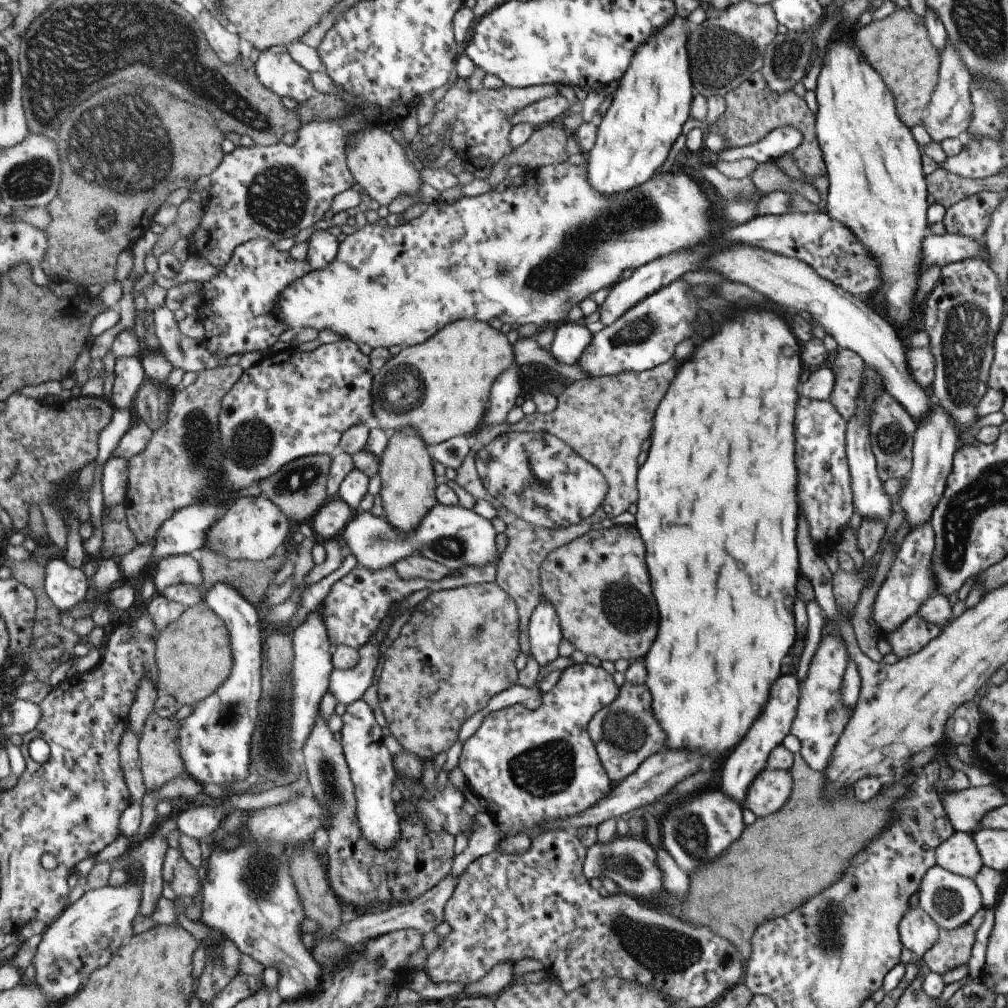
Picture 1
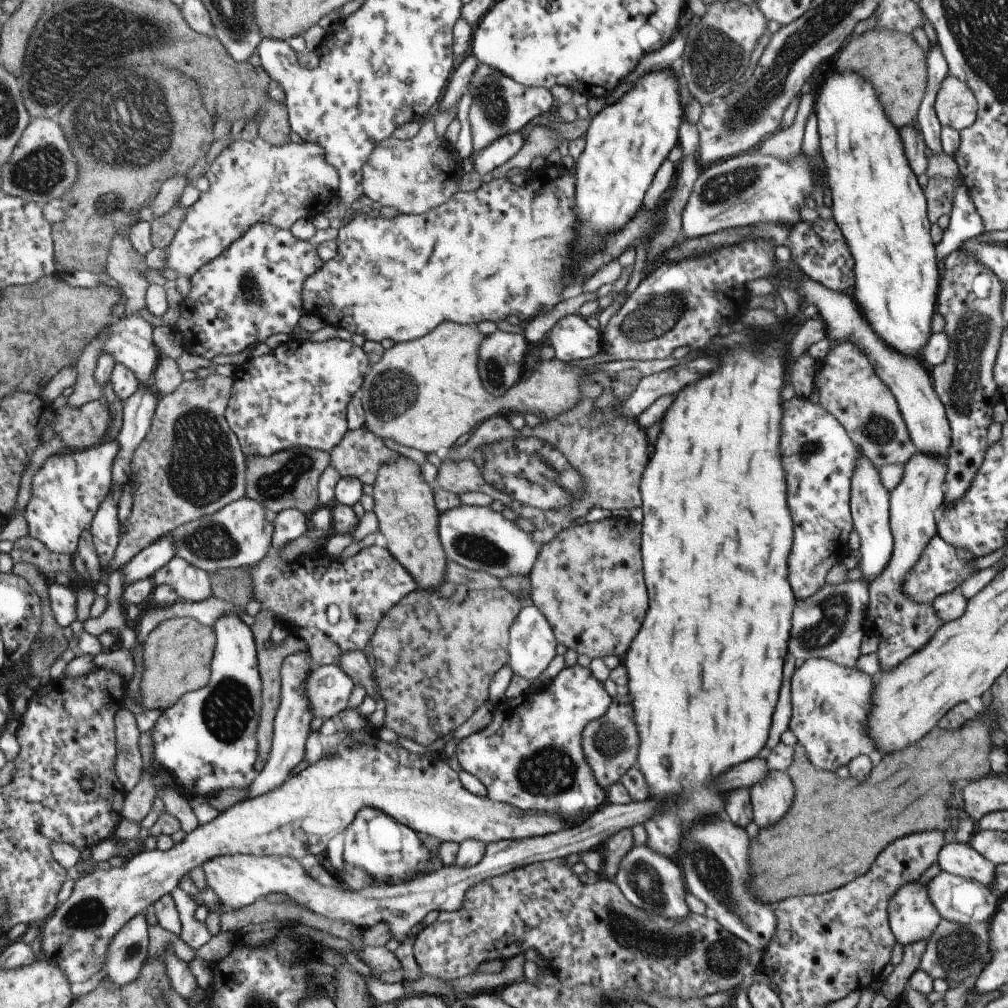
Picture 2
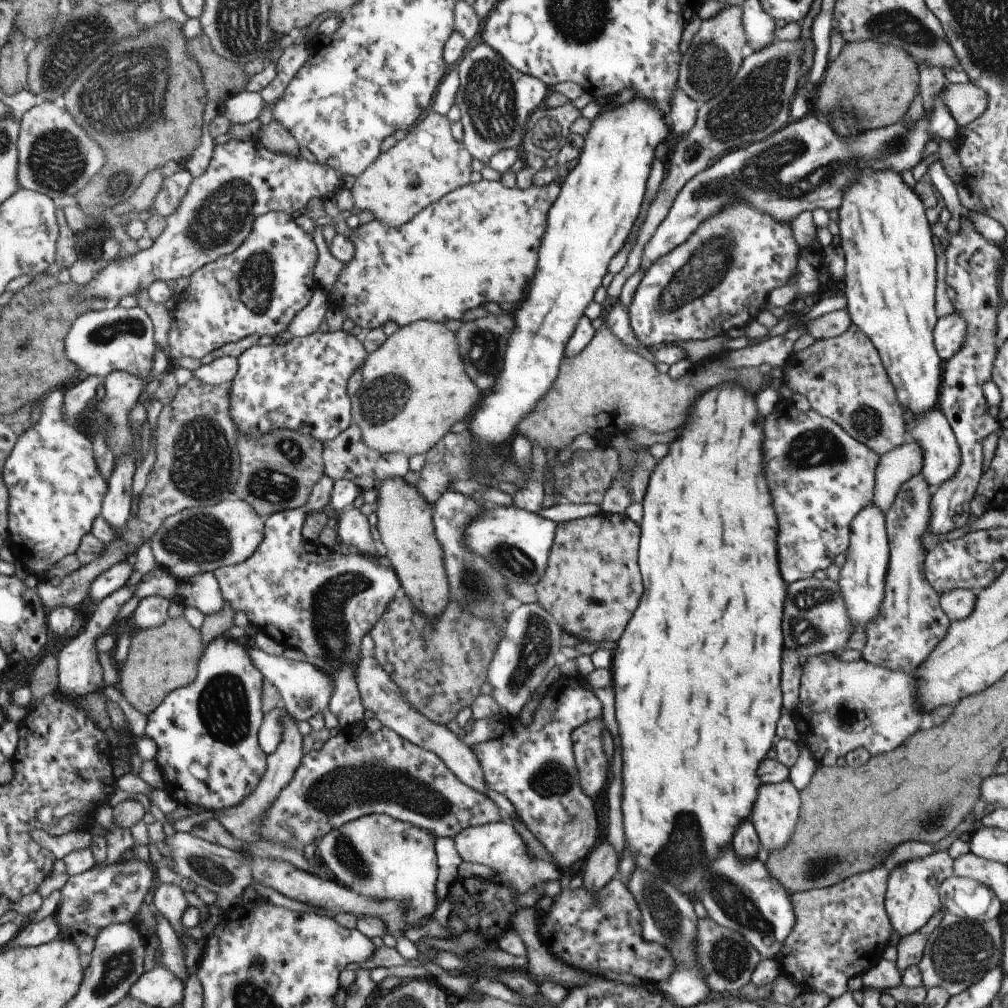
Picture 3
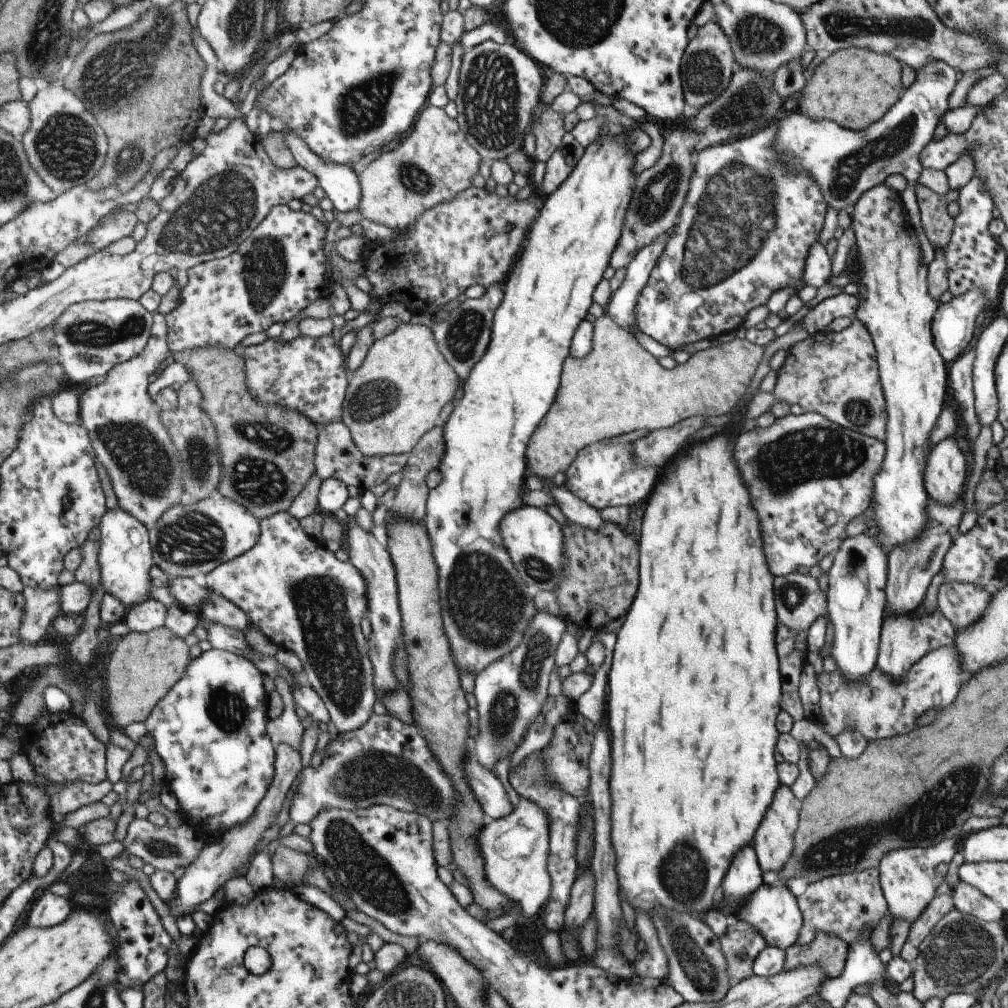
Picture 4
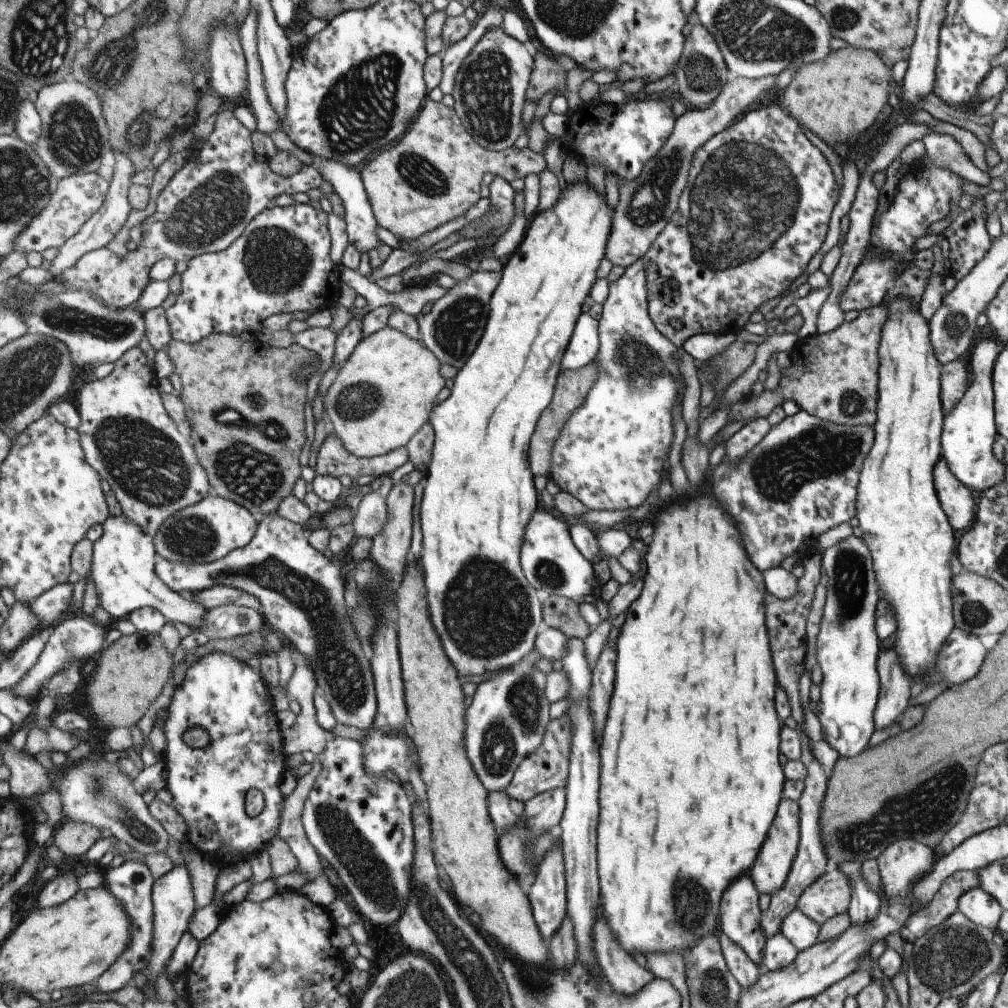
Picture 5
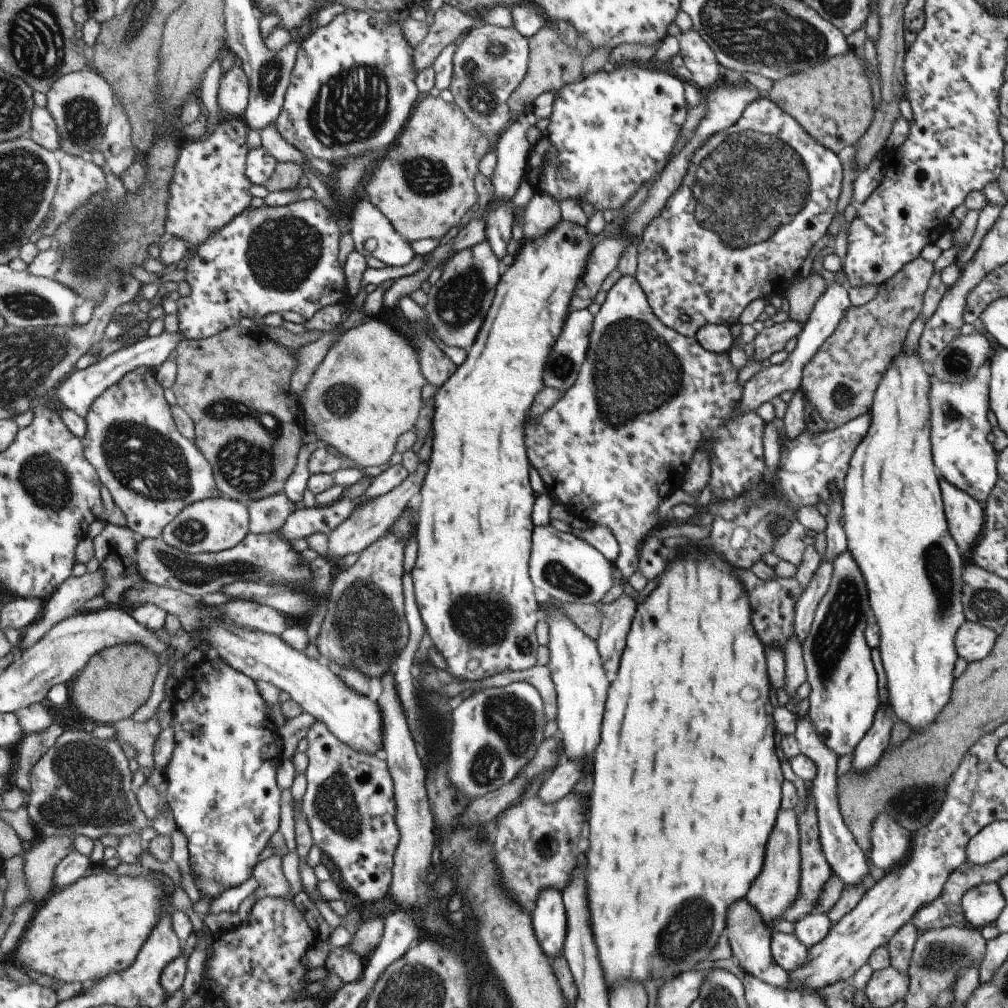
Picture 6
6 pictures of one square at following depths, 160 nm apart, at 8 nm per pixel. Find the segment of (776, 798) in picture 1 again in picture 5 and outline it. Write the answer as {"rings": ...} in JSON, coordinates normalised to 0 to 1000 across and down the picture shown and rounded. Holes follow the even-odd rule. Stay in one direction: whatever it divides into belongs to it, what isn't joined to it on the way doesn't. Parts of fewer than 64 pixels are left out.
{"rings":[[[775,792],[771,800],[769,811],[765,819],[757,833],[751,850],[744,863],[741,865],[747,879],[749,879],[749,885],[752,889],[755,887],[762,887],[767,889],[769,885],[773,885],[773,881],[777,881],[777,875],[781,871],[785,855],[787,855],[790,841],[793,834],[793,804],[789,795],[779,794]]]}

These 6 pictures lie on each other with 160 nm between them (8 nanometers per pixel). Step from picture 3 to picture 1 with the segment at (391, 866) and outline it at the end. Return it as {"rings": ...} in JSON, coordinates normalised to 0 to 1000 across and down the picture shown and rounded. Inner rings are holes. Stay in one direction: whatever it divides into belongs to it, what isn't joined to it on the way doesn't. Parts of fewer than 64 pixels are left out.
{"rings":[[[359,693],[346,697],[337,711],[339,713],[337,733],[343,757],[346,759],[347,773],[351,777],[351,793],[354,798],[357,824],[372,841],[382,843],[390,840],[398,829],[397,813],[391,802],[392,788],[388,780],[393,771],[389,759],[390,750],[381,741],[378,722],[370,713],[368,702]]]}

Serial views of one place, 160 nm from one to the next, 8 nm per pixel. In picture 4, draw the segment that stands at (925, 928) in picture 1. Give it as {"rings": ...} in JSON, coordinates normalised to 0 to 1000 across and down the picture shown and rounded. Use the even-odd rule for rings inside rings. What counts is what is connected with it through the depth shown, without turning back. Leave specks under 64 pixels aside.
{"rings":[[[963,809],[955,817],[949,831],[940,831],[919,840],[902,839],[886,842],[875,849],[871,862],[871,874],[877,889],[881,906],[885,912],[896,912],[905,916],[918,903],[928,889],[930,880],[940,864],[940,857],[950,843],[952,833],[970,823],[990,818],[991,811],[968,811]]]}

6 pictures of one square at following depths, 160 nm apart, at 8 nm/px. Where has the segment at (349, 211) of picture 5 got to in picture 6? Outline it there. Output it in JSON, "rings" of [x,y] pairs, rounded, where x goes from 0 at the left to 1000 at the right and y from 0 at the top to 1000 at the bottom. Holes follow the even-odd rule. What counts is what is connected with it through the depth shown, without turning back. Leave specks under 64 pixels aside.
{"rings":[[[362,194],[348,206],[345,219],[345,233],[352,249],[370,254],[383,264],[398,264],[410,256],[405,240],[392,230],[384,216]]]}

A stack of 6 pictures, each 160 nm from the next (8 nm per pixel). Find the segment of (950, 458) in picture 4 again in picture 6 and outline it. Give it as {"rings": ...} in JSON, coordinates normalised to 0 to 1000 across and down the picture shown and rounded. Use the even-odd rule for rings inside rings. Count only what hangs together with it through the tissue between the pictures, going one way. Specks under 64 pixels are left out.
{"rings":[[[931,475],[938,521],[951,548],[962,548],[971,535],[975,505],[964,492]]]}

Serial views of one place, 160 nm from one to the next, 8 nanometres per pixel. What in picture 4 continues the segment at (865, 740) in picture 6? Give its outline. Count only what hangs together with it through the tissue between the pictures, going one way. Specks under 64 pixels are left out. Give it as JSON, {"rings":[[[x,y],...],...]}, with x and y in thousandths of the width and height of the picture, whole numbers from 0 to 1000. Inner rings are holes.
{"rings":[[[930,603],[924,608],[916,609],[916,611],[909,611],[906,606],[889,610],[877,608],[868,661],[876,669],[882,670],[887,676],[891,676],[899,669],[902,662],[917,649],[943,640],[946,636],[946,625],[943,618]]]}

